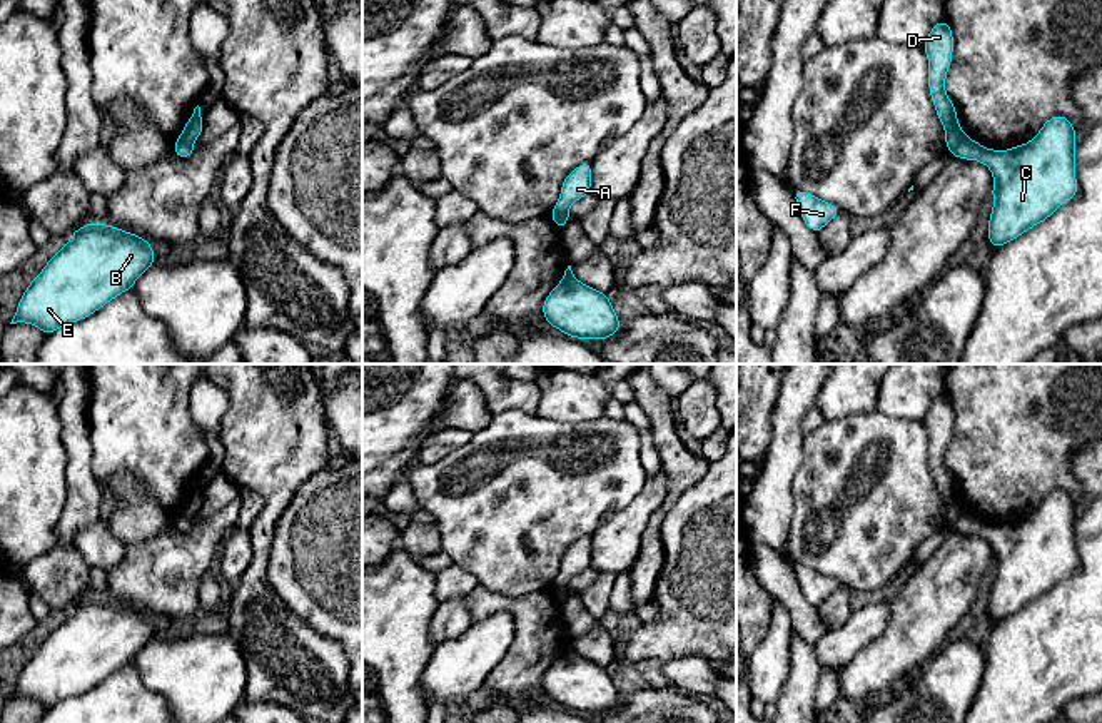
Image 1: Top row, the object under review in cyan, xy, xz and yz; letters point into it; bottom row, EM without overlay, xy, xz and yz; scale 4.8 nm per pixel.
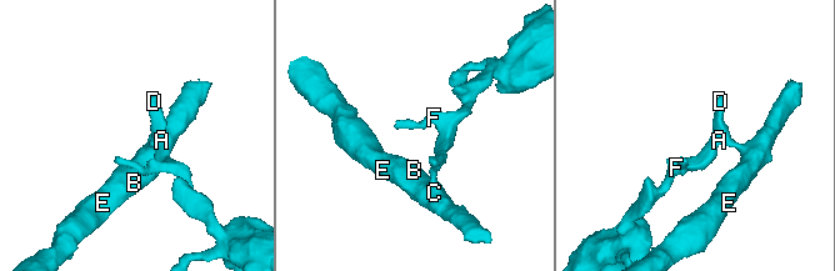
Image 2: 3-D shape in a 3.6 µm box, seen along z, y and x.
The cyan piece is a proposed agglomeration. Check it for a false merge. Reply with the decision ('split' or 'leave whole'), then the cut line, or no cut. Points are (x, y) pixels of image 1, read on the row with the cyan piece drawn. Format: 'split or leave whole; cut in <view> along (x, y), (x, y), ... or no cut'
split; cut in xz along (553, 211), (568, 217)

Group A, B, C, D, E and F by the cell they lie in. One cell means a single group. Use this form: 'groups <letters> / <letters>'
groups A D F / B C E

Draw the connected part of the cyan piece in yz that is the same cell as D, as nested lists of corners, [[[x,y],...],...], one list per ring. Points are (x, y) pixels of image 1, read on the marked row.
[[[945,20],[932,27],[923,43],[923,50],[928,58],[928,90],[945,130],[945,145],[952,150],[965,137],[965,132],[957,120],[955,105],[945,92],[945,77],[953,53],[953,35]]]

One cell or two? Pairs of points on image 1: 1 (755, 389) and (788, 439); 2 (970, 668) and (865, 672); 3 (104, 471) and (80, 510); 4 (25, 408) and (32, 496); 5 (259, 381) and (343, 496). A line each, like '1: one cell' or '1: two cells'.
1: two cells
2: two cells
3: two cells
4: one cell
5: two cells

